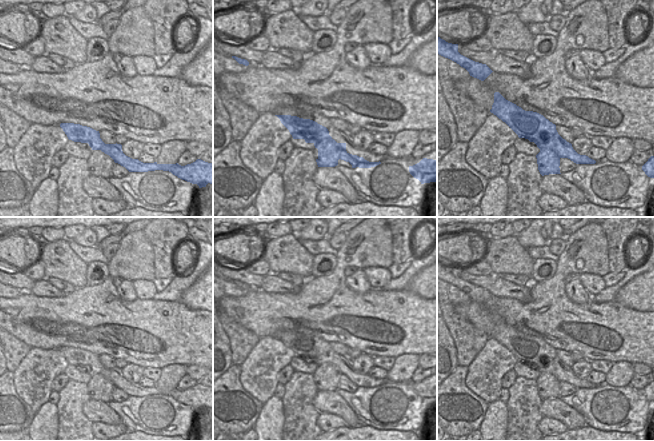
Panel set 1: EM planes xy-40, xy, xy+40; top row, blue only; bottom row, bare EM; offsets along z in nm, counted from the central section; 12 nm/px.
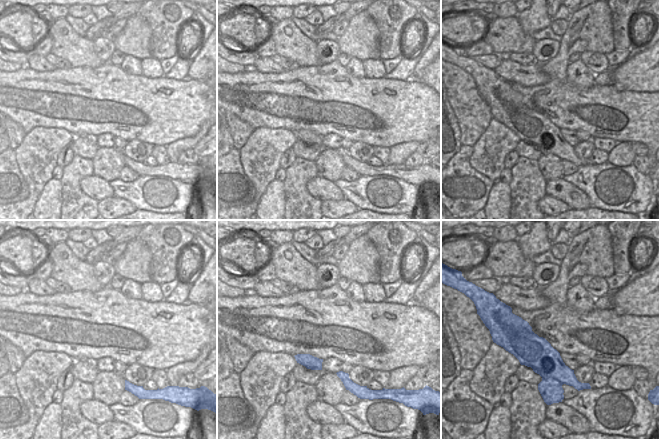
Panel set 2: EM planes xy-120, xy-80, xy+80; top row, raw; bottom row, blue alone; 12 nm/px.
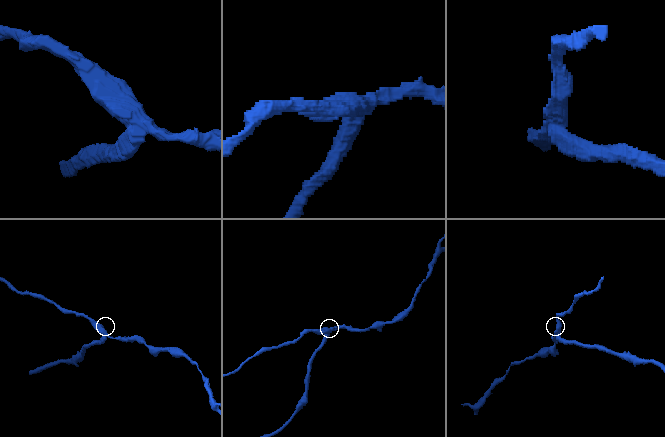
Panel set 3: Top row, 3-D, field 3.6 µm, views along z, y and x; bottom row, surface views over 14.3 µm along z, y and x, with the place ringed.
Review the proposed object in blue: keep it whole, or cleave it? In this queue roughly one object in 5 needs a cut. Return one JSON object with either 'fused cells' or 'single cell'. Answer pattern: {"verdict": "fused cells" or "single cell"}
{"verdict": "fused cells"}

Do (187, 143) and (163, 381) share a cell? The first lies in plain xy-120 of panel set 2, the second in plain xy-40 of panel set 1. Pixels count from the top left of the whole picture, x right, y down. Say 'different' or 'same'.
same

